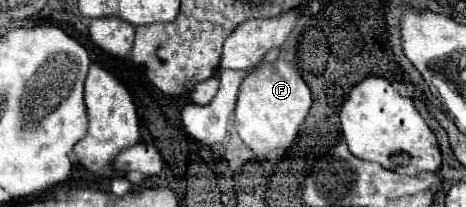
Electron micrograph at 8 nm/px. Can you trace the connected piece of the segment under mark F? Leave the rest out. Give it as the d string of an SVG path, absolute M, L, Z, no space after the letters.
M277 59L275 63L265 63L259 69L255 69L241 83L235 107L235 127L243 143L257 155L275 149L289 149L309 109L311 91L301 79L297 65Z

